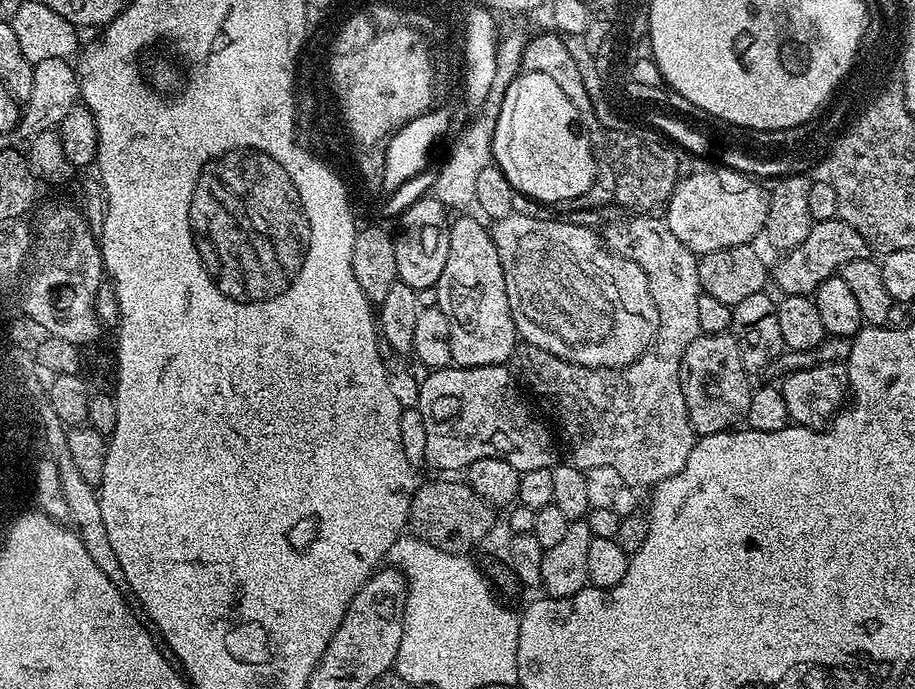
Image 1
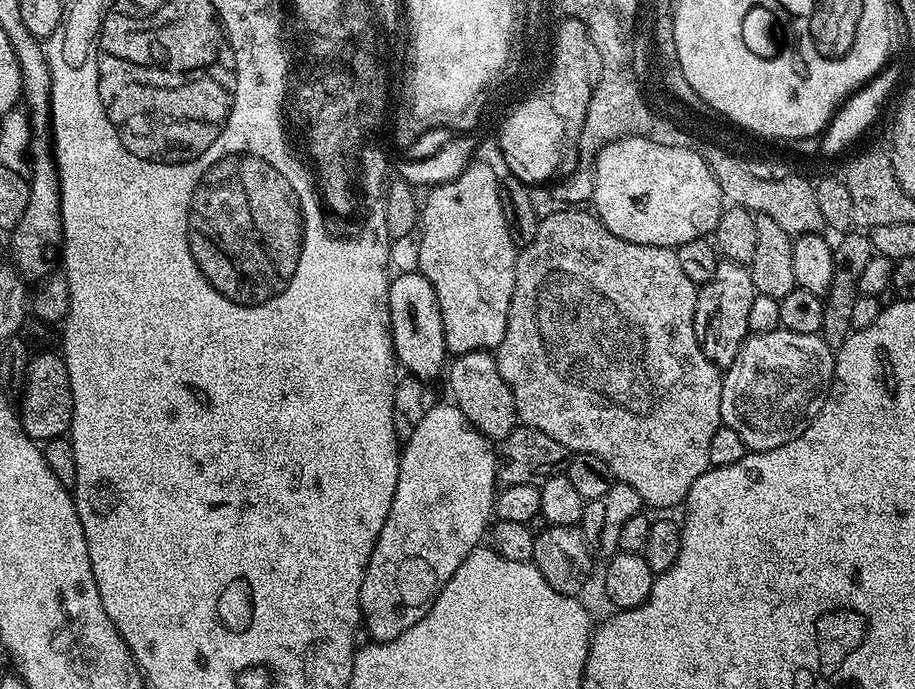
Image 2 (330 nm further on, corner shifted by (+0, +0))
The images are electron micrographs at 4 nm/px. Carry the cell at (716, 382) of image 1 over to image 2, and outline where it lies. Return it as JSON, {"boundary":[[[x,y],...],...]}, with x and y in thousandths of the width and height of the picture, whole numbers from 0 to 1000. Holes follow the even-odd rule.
{"boundary":[[[795,376],[785,386],[785,392],[780,392],[780,403],[776,403],[776,409],[764,414],[758,444],[758,479],[772,520],[776,520],[784,534],[795,537],[817,492],[820,444],[826,428],[821,393],[814,385]]]}

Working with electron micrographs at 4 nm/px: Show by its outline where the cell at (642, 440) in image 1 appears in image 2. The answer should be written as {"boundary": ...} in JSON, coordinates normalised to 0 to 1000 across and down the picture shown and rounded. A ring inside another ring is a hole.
{"boundary":[[[607,305],[591,318],[586,327],[584,345],[567,361],[553,485],[549,485],[549,496],[540,508],[544,543],[549,543],[553,560],[557,560],[557,572],[562,572],[564,602],[572,620],[601,630],[601,636],[605,636],[605,642],[614,642],[614,647],[621,652],[622,657],[654,659],[654,665],[658,665],[662,676],[667,676],[670,692],[677,701],[692,708],[707,736],[708,731],[713,737],[746,733],[754,705],[758,705],[762,694],[776,678],[776,642],[780,636],[780,624],[789,618],[787,591],[791,549],[788,536],[784,534],[780,525],[776,525],[776,520],[772,520],[758,479],[758,444],[763,414],[750,403],[736,361],[684,351],[667,340],[667,334],[662,334],[662,328],[646,306],[632,306],[636,305]]]}

